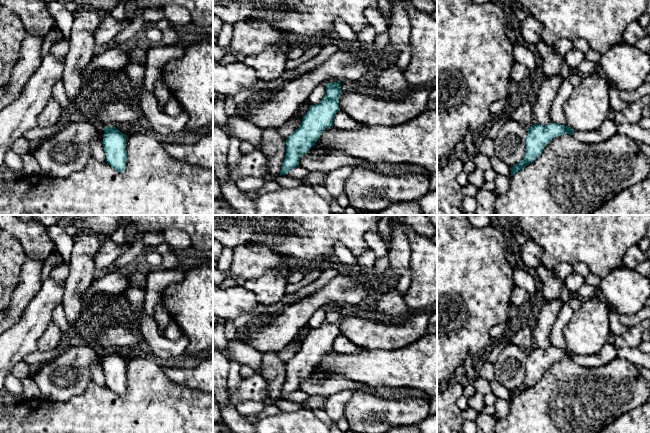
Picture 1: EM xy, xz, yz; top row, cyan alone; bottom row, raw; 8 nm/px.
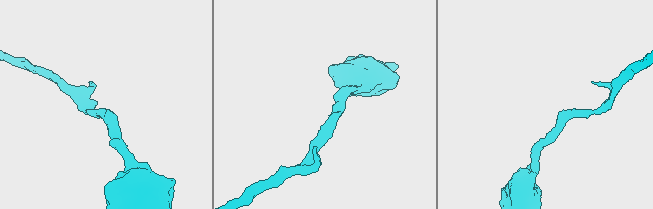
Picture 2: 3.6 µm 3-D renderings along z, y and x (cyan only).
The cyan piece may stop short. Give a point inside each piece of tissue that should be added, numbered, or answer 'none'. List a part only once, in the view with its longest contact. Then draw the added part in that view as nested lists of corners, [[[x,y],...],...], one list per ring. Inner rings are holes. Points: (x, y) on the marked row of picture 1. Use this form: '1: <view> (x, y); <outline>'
none

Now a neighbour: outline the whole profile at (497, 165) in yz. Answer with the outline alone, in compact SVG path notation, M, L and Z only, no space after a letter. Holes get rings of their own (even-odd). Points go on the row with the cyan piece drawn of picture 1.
M492 156L490 158L491 168L498 174L502 174L504 176L510 177L511 175L511 167L504 163L497 156Z

